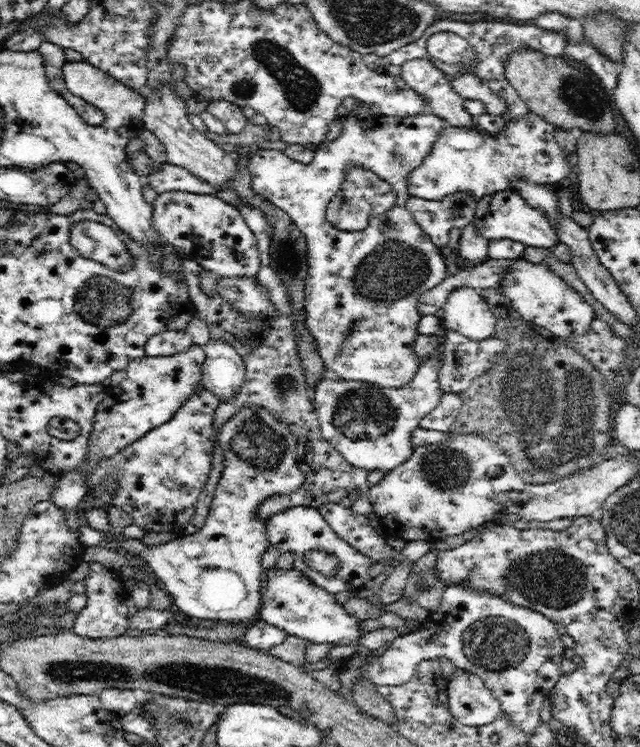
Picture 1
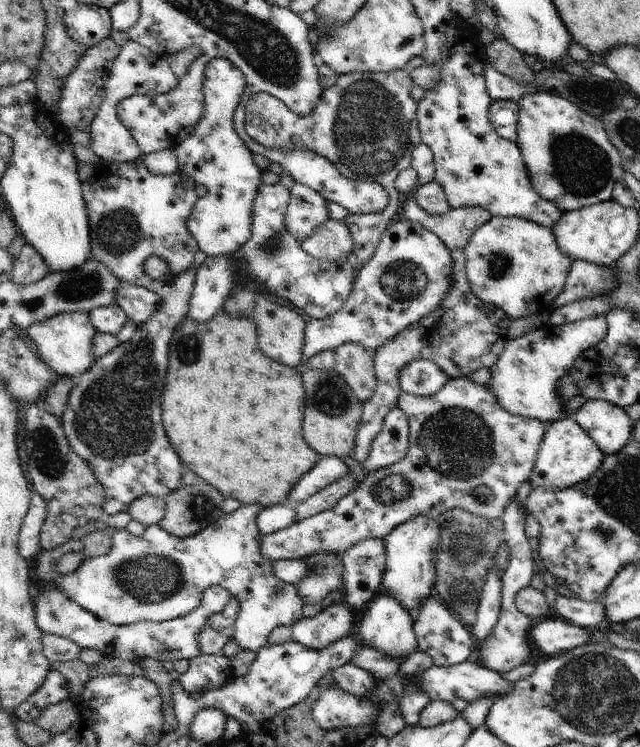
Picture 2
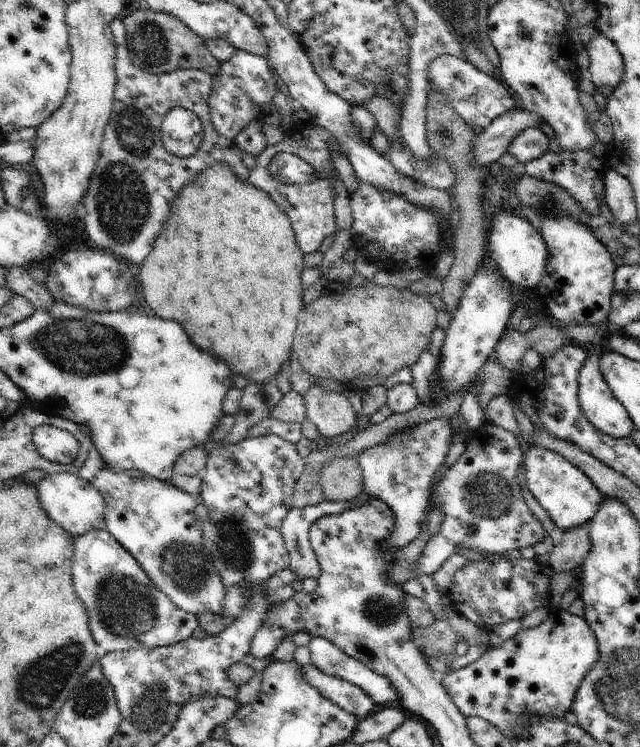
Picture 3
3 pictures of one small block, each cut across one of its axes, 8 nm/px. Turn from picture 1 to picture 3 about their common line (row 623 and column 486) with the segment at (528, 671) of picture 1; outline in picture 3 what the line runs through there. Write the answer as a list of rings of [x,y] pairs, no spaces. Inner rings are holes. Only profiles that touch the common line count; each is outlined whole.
[[[487,421],[479,429],[471,430],[466,451],[454,466],[446,471],[443,480],[432,491],[431,509],[439,506],[445,511],[445,518],[442,520],[441,531],[431,536],[424,546],[422,556],[418,558],[418,576],[433,575],[449,556],[456,553],[458,546],[471,548],[483,555],[506,555],[513,550],[534,547],[548,536],[542,524],[526,505],[516,477],[520,465],[524,462],[523,456],[516,436],[492,422]]]

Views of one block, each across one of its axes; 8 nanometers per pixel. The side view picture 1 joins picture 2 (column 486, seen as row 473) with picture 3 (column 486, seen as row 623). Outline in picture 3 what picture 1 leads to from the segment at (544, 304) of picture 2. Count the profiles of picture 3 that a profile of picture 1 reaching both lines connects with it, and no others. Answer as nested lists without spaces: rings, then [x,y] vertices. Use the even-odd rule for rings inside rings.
[[[504,211],[494,214],[492,226],[487,230],[485,251],[508,281],[514,286],[533,291],[542,279],[549,256],[546,244],[531,223],[522,216]]]

